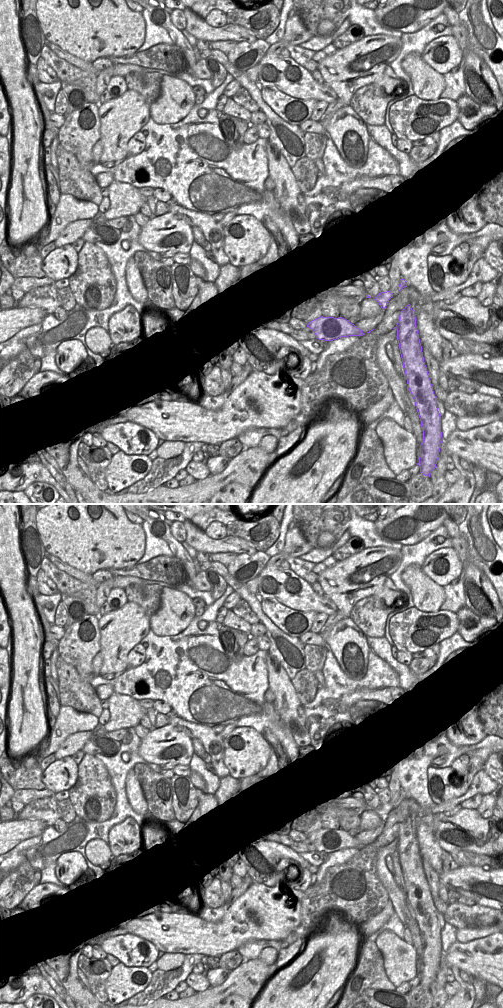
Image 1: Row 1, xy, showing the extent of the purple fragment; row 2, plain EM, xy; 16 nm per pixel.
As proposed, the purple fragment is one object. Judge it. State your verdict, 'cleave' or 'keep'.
cleave

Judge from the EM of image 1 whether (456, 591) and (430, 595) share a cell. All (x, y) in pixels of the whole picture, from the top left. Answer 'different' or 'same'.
different

